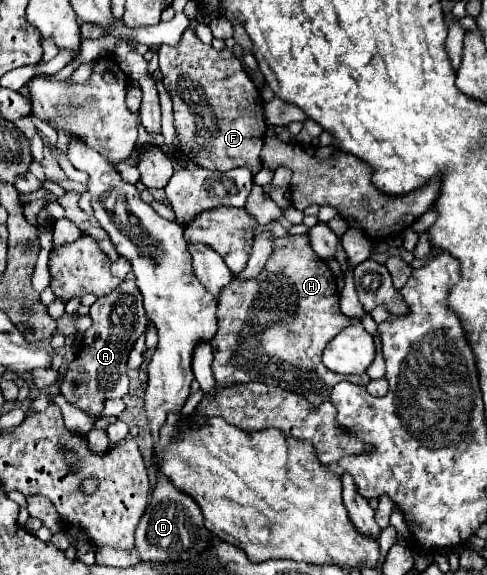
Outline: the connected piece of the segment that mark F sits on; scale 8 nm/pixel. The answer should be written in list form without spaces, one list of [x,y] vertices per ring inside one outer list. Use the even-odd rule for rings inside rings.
[[[190,29],[184,31],[178,47],[162,45],[158,57],[164,85],[174,103],[174,127],[180,149],[206,169],[248,167],[252,173],[258,173],[262,169],[260,151],[266,133],[264,103],[258,87],[244,73],[240,59],[226,47],[216,51],[212,45],[204,45]]]

